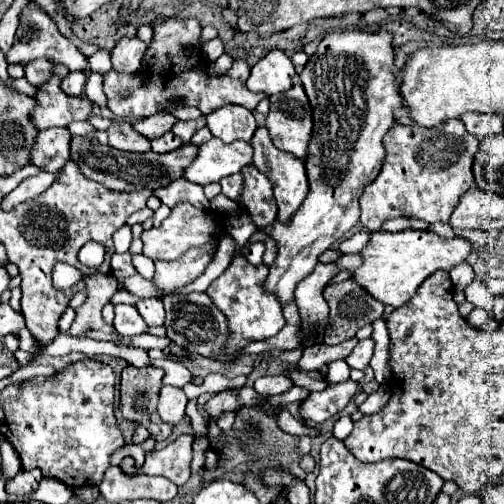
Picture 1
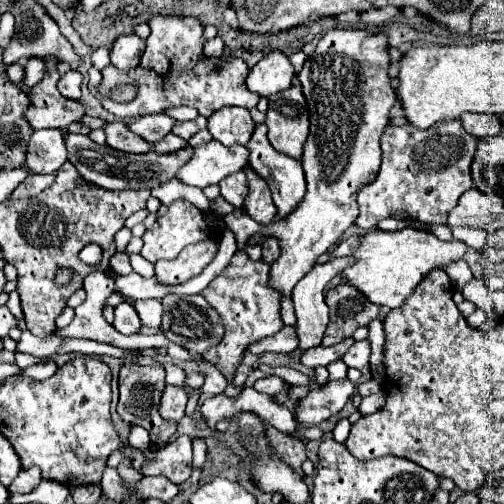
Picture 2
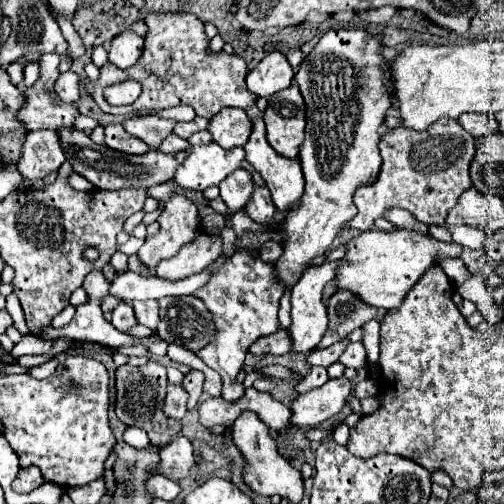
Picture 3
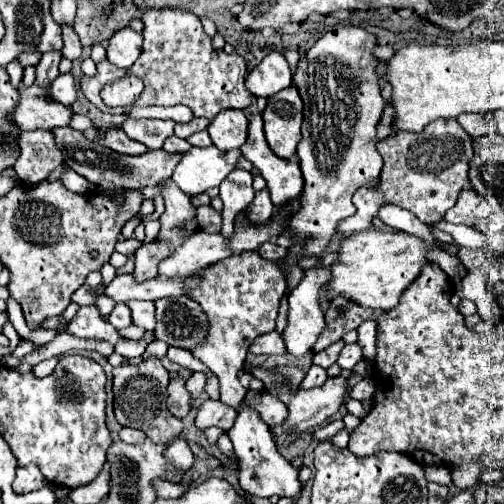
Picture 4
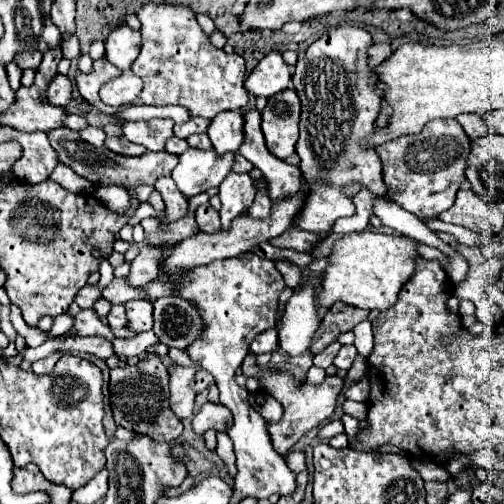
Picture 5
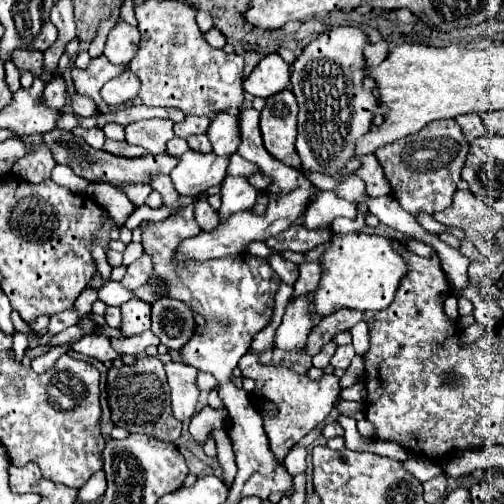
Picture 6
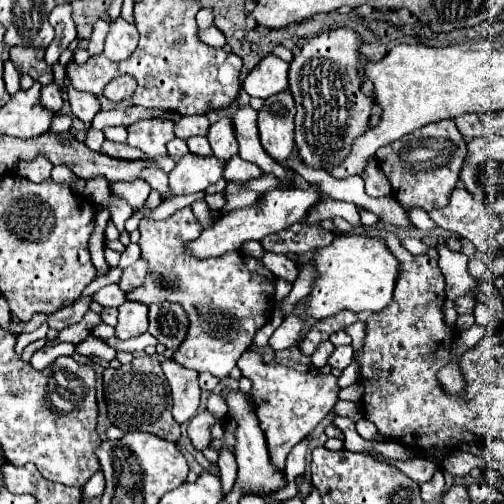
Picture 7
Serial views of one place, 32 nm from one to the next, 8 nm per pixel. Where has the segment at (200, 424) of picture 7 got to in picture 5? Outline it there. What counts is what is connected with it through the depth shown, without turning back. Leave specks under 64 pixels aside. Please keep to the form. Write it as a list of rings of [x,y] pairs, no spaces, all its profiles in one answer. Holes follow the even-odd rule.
[[[204,404],[200,412],[192,418],[192,432],[196,436],[204,436],[206,430],[228,430],[232,426],[232,412],[222,404]]]

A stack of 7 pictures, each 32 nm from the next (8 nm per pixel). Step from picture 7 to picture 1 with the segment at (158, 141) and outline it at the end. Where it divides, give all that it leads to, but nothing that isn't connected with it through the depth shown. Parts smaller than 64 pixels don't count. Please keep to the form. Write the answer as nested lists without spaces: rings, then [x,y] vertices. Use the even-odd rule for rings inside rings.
[[[160,112],[160,114],[146,116],[146,118],[142,118],[142,120],[132,122],[132,128],[134,128],[138,134],[142,134],[144,138],[154,140],[154,138],[160,138],[160,136],[164,136],[166,132],[170,132],[174,124],[176,124],[176,118],[174,118],[172,114]]]

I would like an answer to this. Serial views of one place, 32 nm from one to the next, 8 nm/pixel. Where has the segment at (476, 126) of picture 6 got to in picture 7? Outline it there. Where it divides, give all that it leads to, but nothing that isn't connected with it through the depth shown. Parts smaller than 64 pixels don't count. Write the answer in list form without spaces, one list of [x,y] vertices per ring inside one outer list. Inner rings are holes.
[[[462,114],[454,118],[458,132],[464,136],[464,140],[472,140],[478,136],[484,136],[484,128],[480,124],[480,116],[478,114]]]

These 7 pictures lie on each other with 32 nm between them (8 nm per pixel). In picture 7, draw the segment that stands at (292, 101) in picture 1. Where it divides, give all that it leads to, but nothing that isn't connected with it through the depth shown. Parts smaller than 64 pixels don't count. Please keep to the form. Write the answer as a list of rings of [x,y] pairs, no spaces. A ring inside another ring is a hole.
[[[288,90],[264,100],[262,110],[258,112],[260,142],[274,160],[290,156],[294,146],[294,114],[296,106]]]

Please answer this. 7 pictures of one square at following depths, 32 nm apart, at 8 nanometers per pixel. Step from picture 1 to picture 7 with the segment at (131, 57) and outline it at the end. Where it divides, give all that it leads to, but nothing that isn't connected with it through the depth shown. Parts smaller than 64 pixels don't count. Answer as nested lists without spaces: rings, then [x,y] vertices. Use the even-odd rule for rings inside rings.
[[[116,18],[110,22],[104,54],[110,60],[124,60],[124,56],[130,56],[136,50],[136,40],[138,40],[136,26],[126,22],[124,18]]]

